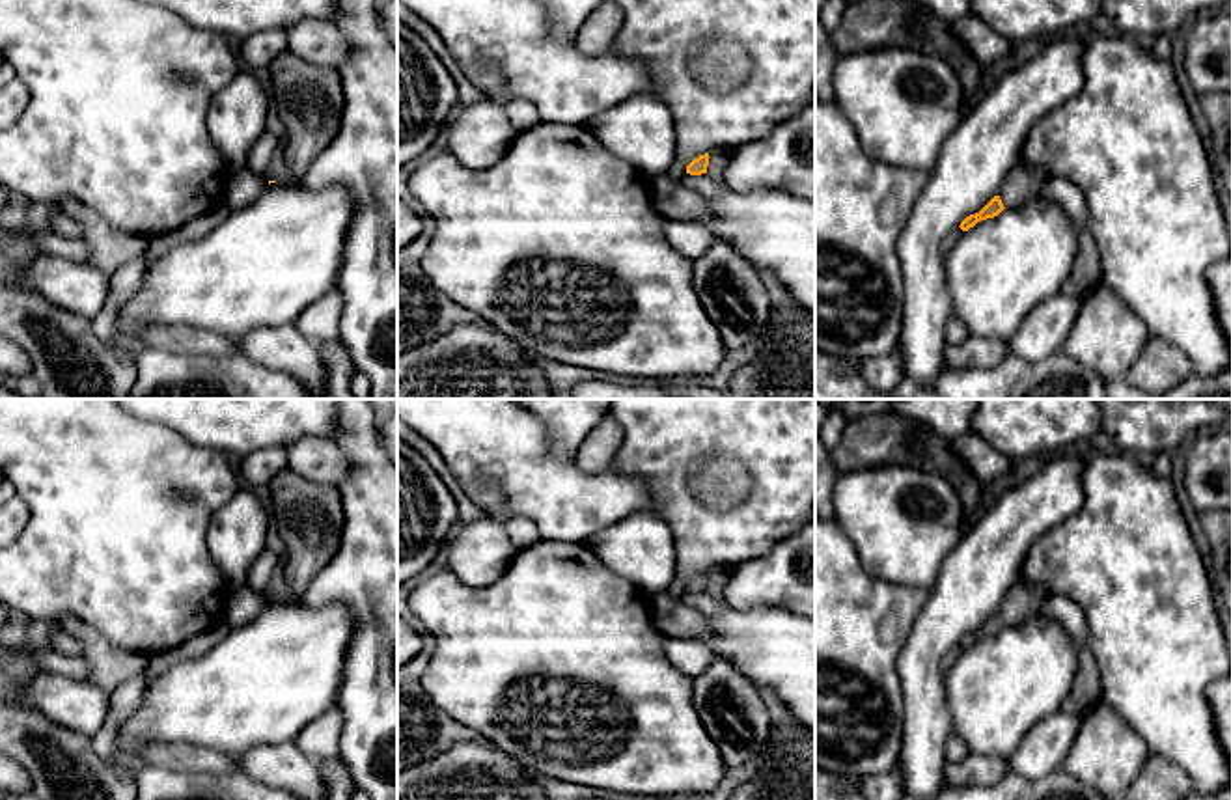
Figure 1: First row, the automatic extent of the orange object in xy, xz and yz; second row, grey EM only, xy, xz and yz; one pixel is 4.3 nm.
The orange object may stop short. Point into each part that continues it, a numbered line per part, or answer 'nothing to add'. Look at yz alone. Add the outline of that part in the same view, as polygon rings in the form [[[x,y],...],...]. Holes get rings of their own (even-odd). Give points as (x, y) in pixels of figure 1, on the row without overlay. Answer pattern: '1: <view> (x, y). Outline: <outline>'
1: yz (1024, 599). Outline: [[[1018,578],[1002,599],[998,614],[1003,625],[1020,625],[1030,615],[1039,615],[1048,597],[1050,593],[1044,586],[1030,584]]]

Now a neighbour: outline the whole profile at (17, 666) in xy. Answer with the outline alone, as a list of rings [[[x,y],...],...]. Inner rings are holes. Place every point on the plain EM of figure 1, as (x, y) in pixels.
[[[0,643],[0,669],[13,681],[15,686],[22,688],[37,671],[35,662],[28,658],[24,651],[9,653]]]

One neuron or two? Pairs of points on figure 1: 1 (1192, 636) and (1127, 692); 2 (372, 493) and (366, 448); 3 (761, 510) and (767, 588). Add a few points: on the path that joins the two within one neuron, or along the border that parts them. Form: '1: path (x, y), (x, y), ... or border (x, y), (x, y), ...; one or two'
1: path (1175, 644), (1144, 675); one
2: path (372, 482), (368, 459); one
3: border (795, 532), (780, 539), (767, 552), (733, 565); two

